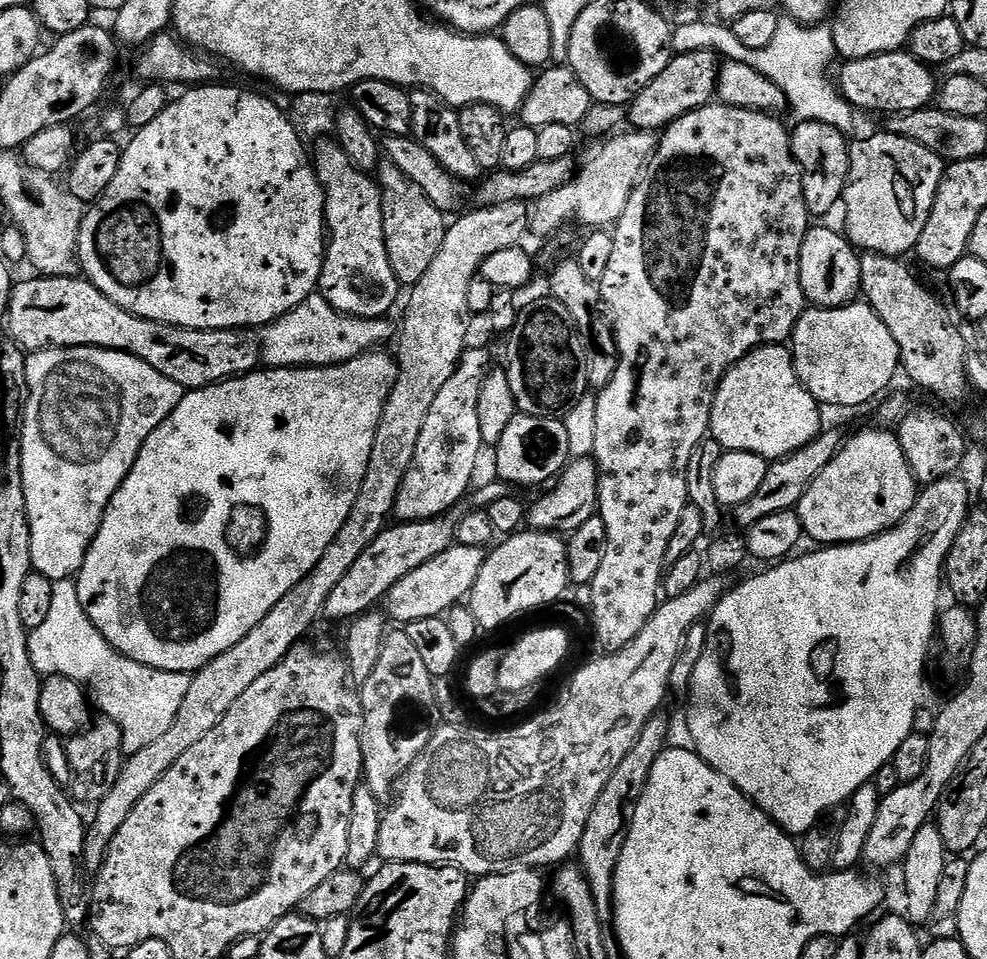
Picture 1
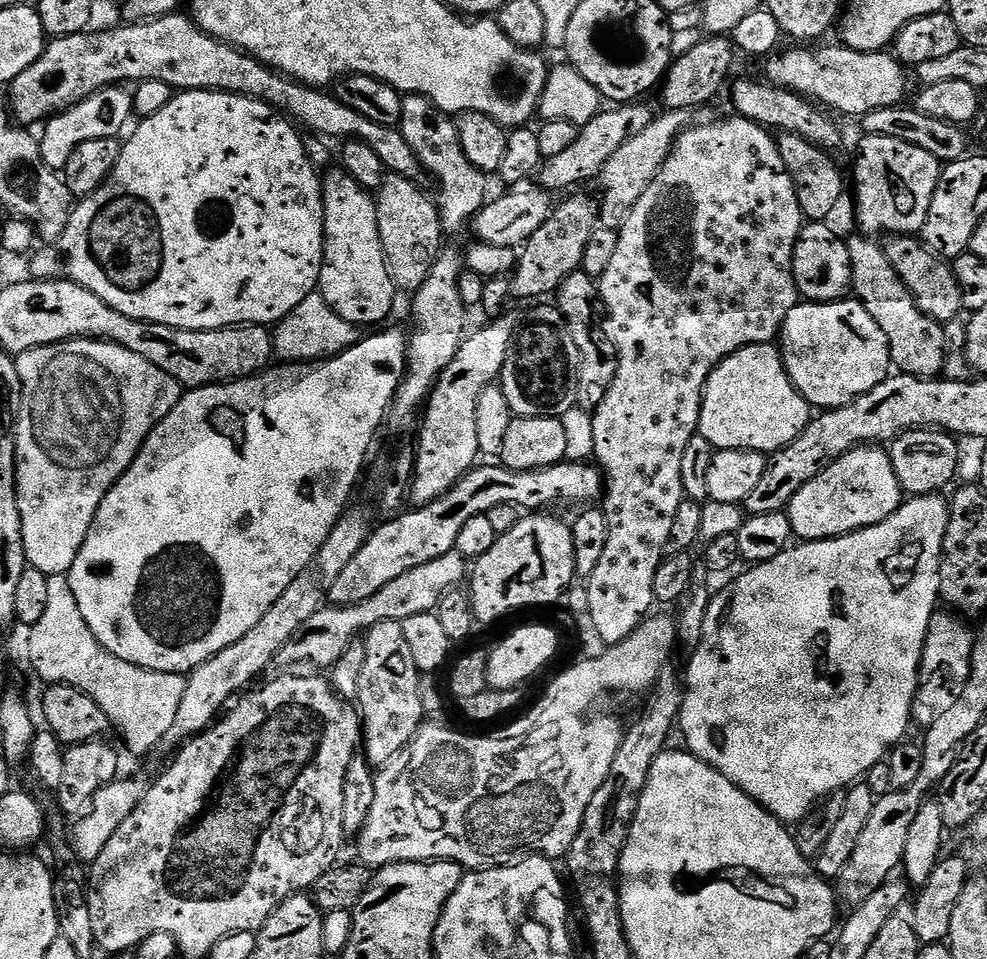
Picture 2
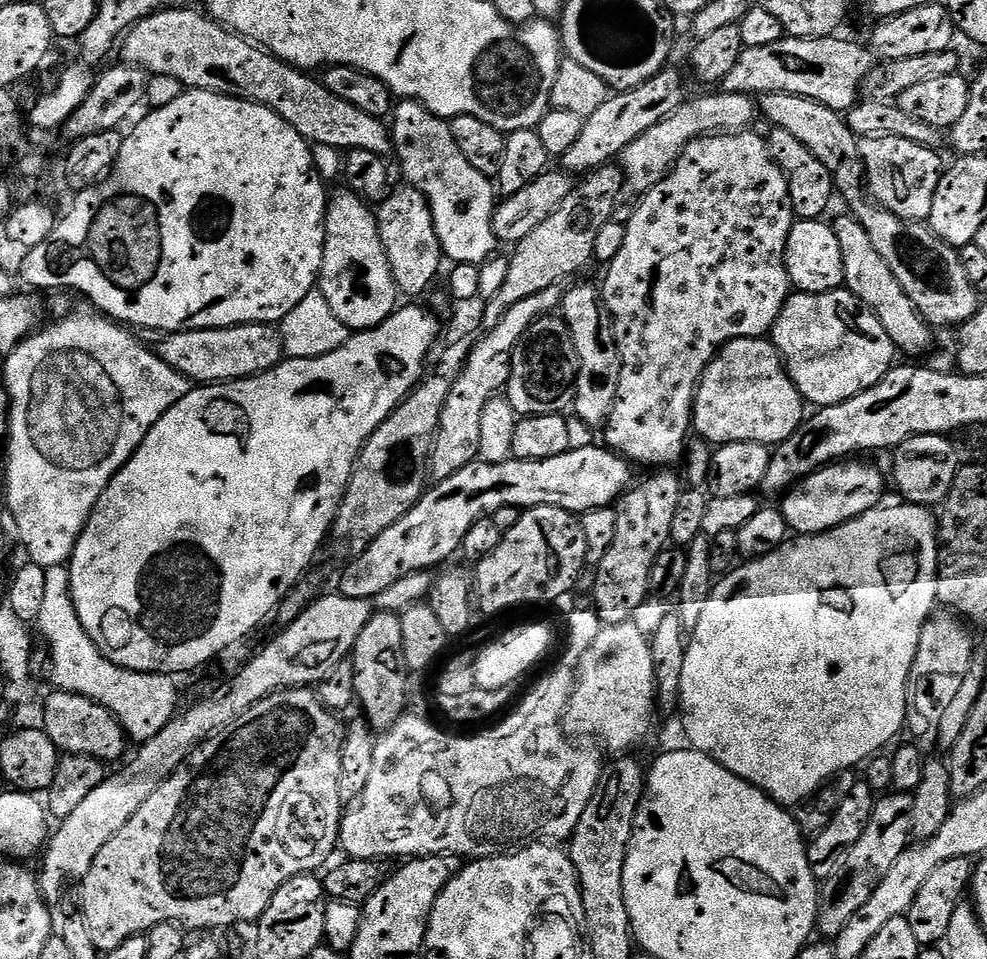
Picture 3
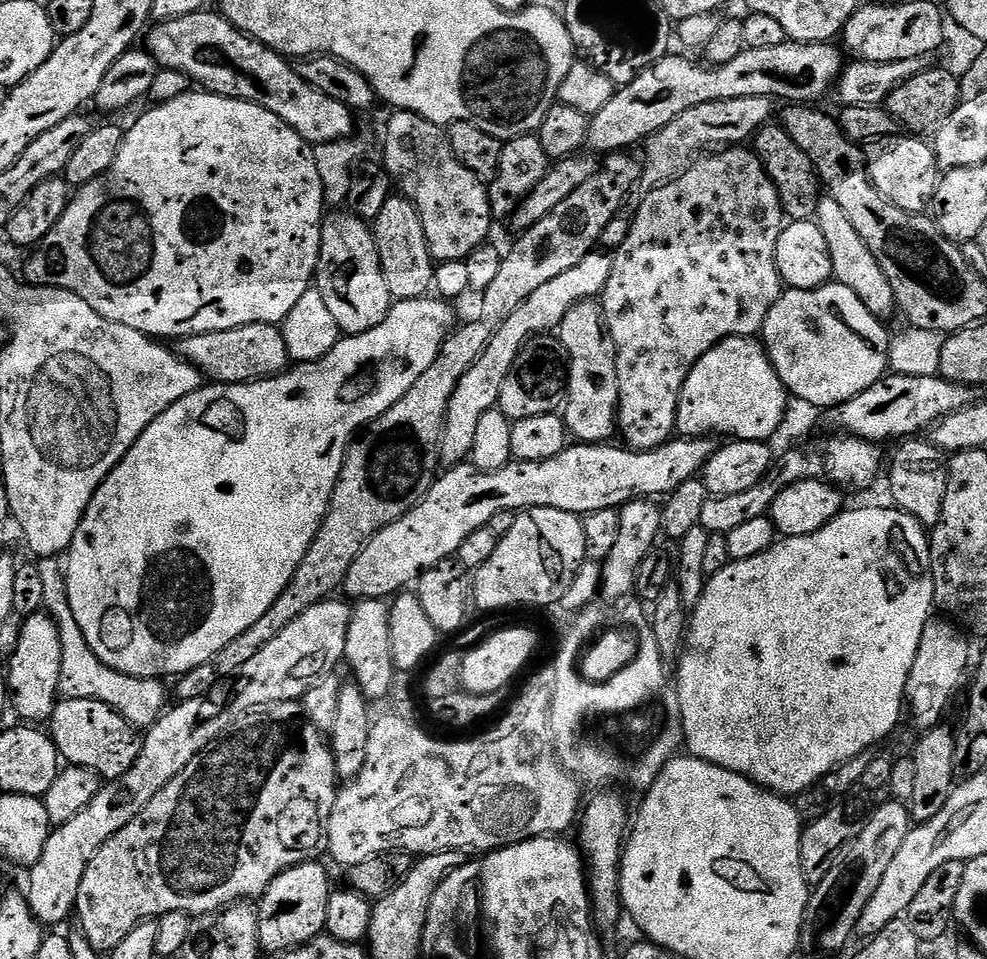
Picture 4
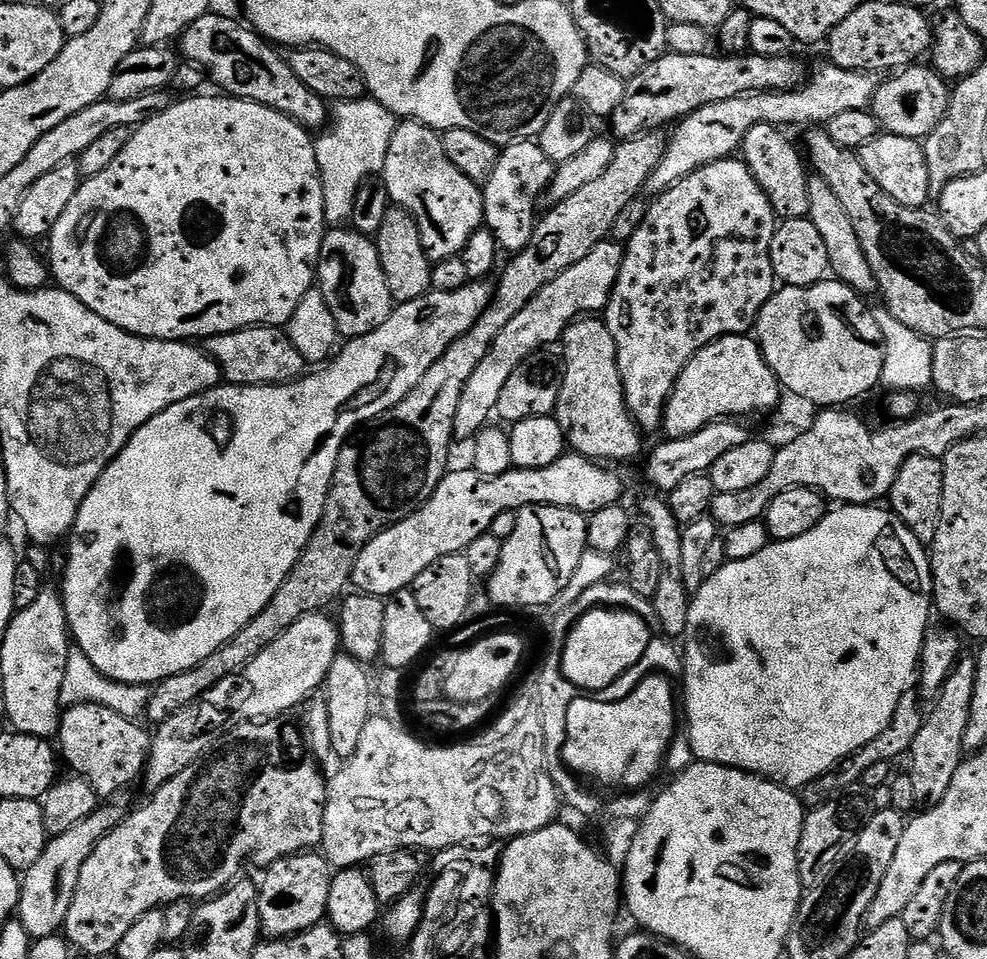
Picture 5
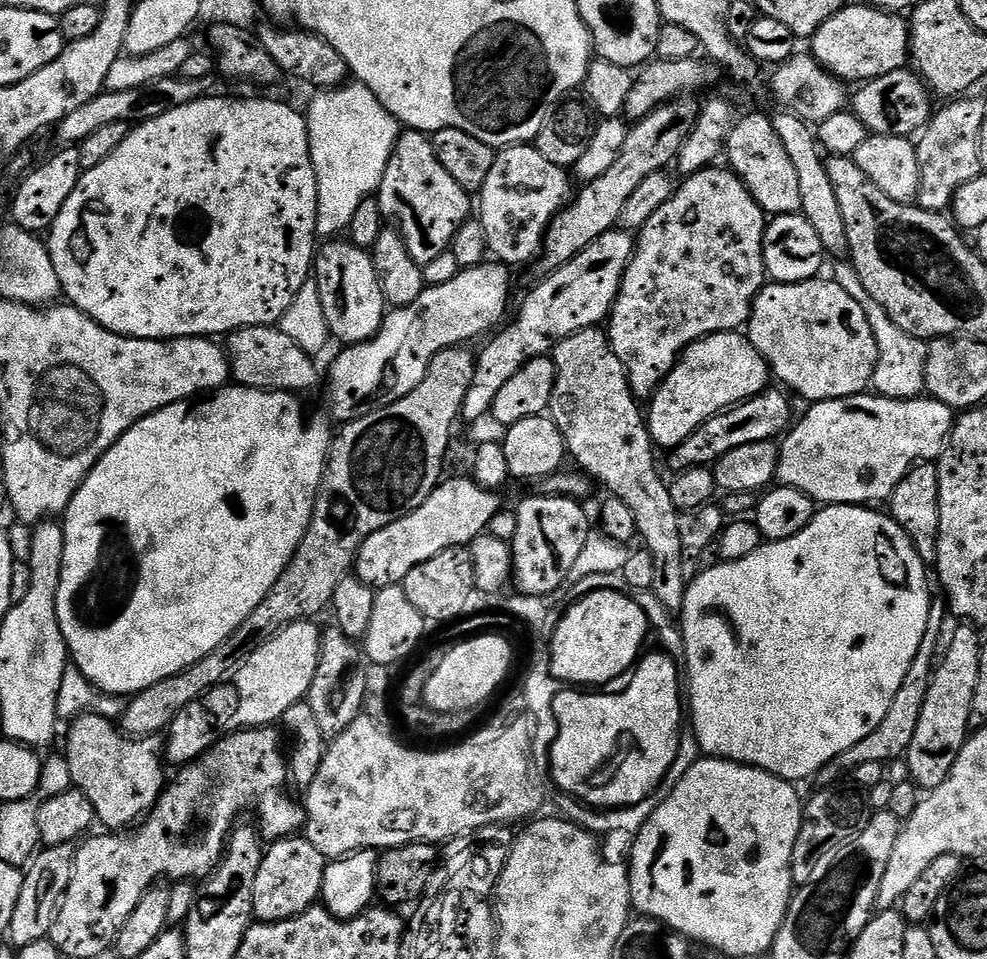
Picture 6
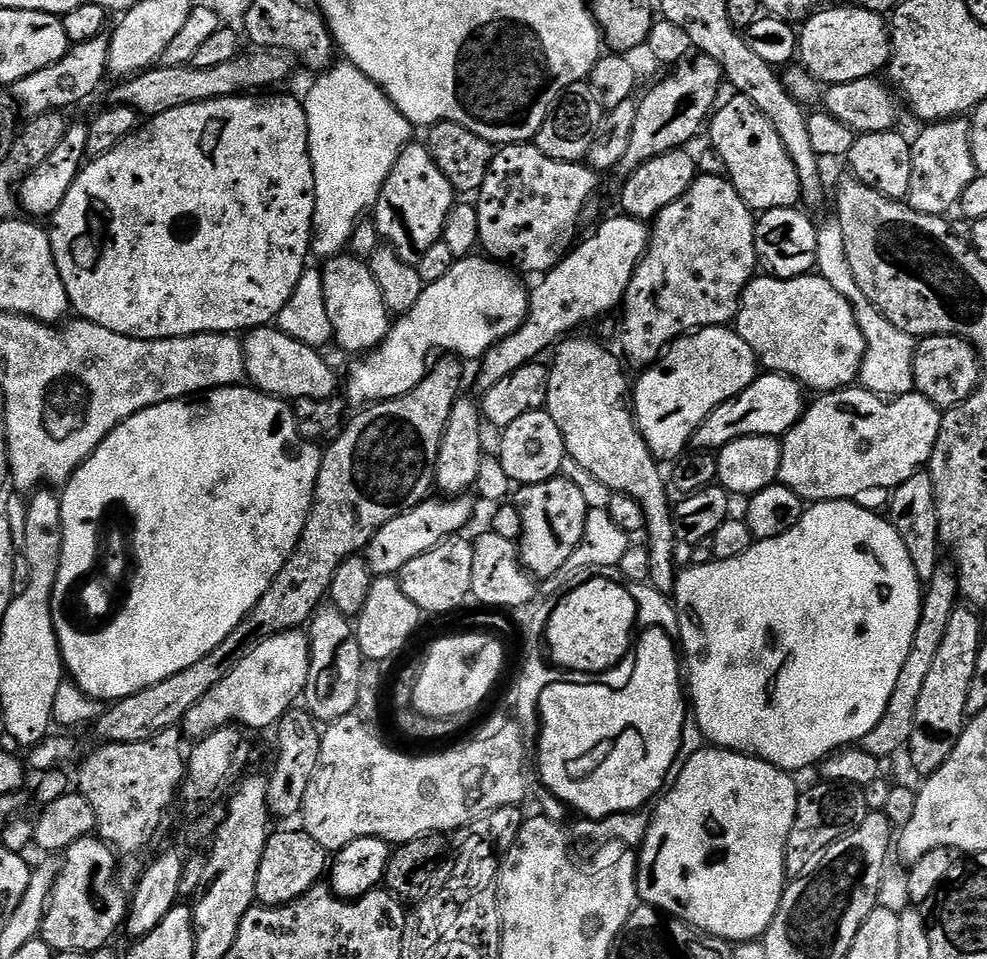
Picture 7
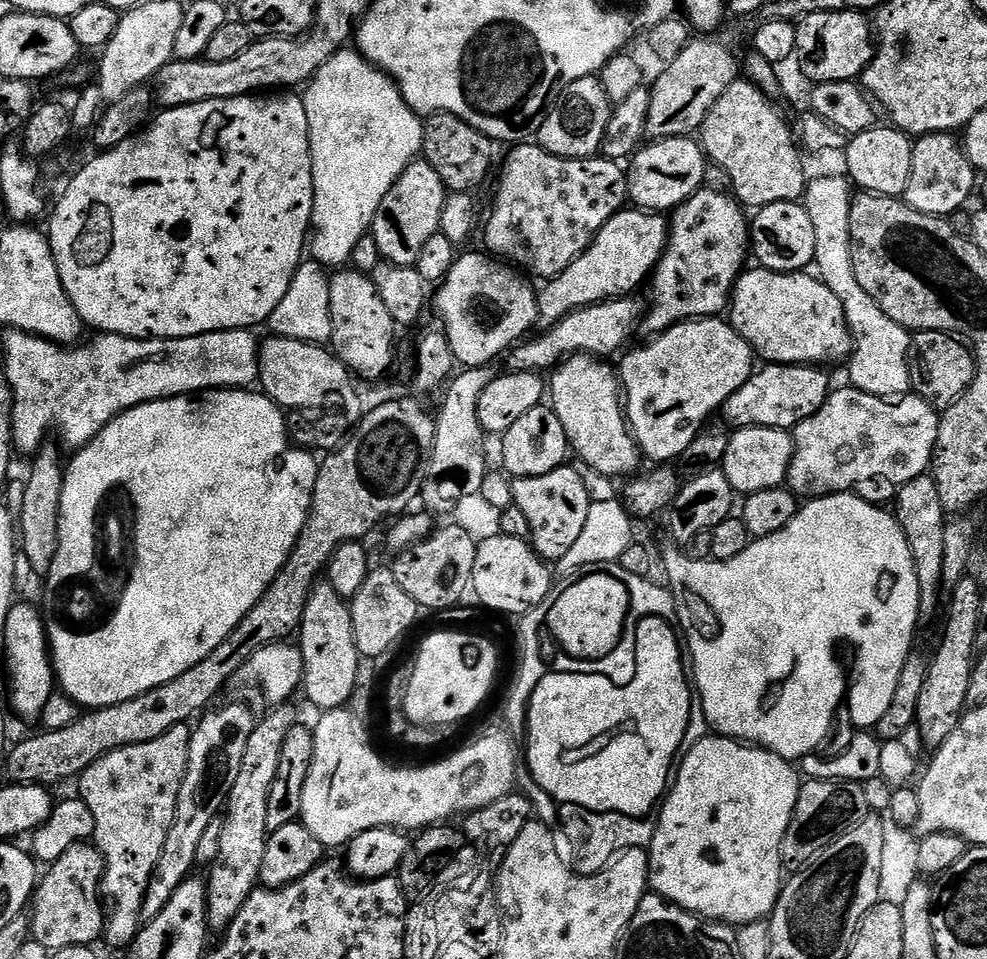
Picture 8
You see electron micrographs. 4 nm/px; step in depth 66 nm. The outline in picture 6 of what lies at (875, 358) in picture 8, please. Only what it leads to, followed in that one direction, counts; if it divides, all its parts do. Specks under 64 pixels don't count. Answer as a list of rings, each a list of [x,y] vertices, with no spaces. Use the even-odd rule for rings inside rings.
[[[844,261],[840,263],[832,273],[836,284],[844,290],[866,313],[867,321],[874,332],[875,341],[878,342],[878,362],[875,364],[875,374],[872,376],[873,389],[881,396],[888,396],[892,400],[908,400],[919,397],[925,391],[925,366],[926,354],[928,353],[927,341],[920,340],[914,335],[906,334],[893,321],[886,310],[874,301],[862,286],[861,279],[851,263]]]

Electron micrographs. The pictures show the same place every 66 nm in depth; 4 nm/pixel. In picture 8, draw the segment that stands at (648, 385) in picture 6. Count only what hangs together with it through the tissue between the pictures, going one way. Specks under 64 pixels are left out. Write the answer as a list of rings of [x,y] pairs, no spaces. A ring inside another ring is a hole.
[[[701,187],[700,191],[679,204],[671,213],[664,252],[646,284],[649,308],[647,304],[642,316],[642,328],[649,332],[649,337],[655,338],[676,324],[727,313],[732,303],[732,289],[745,271],[744,263],[748,256],[750,260],[750,220],[745,209],[727,191],[715,192],[708,187]]]

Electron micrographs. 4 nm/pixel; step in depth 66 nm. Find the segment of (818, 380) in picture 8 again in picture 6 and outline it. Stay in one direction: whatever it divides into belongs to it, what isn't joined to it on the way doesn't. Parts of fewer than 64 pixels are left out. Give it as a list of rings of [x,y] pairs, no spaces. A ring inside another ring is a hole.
[[[769,387],[759,396],[744,400],[726,412],[719,412],[702,426],[698,426],[690,434],[690,438],[686,438],[686,442],[679,444],[671,453],[673,469],[712,466],[723,456],[730,454],[730,450],[738,450],[738,446],[750,446],[750,442],[775,441],[781,434],[787,433],[793,423],[792,404],[788,401],[789,393],[775,387]]]

